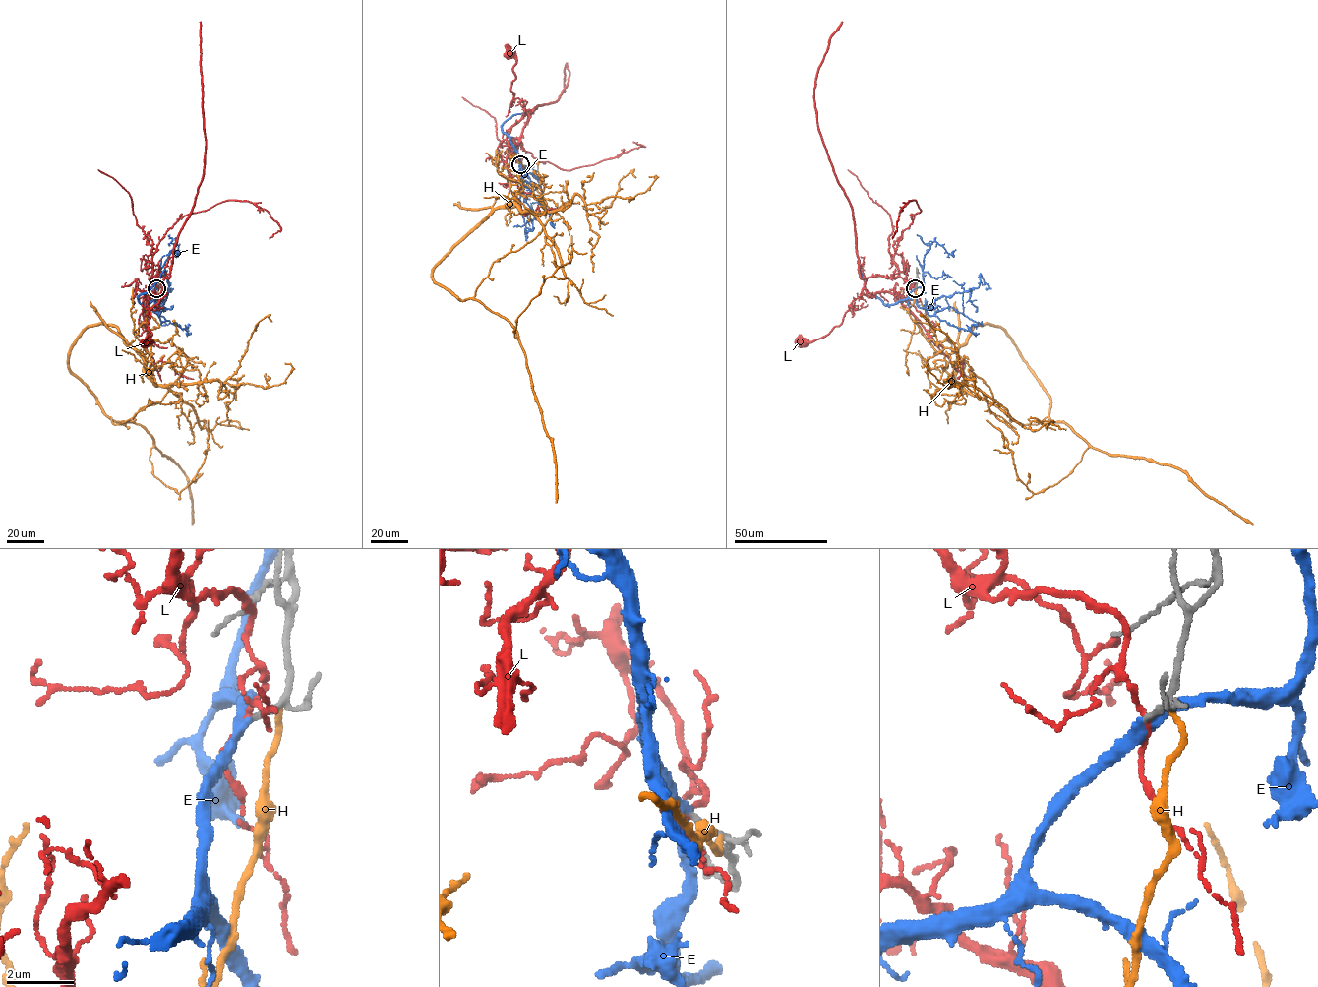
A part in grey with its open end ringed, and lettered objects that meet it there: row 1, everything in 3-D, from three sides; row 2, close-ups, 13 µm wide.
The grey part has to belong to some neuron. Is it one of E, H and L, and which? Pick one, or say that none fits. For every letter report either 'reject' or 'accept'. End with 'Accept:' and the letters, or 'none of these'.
E: accept
H: reject
L: reject
Accept: E

